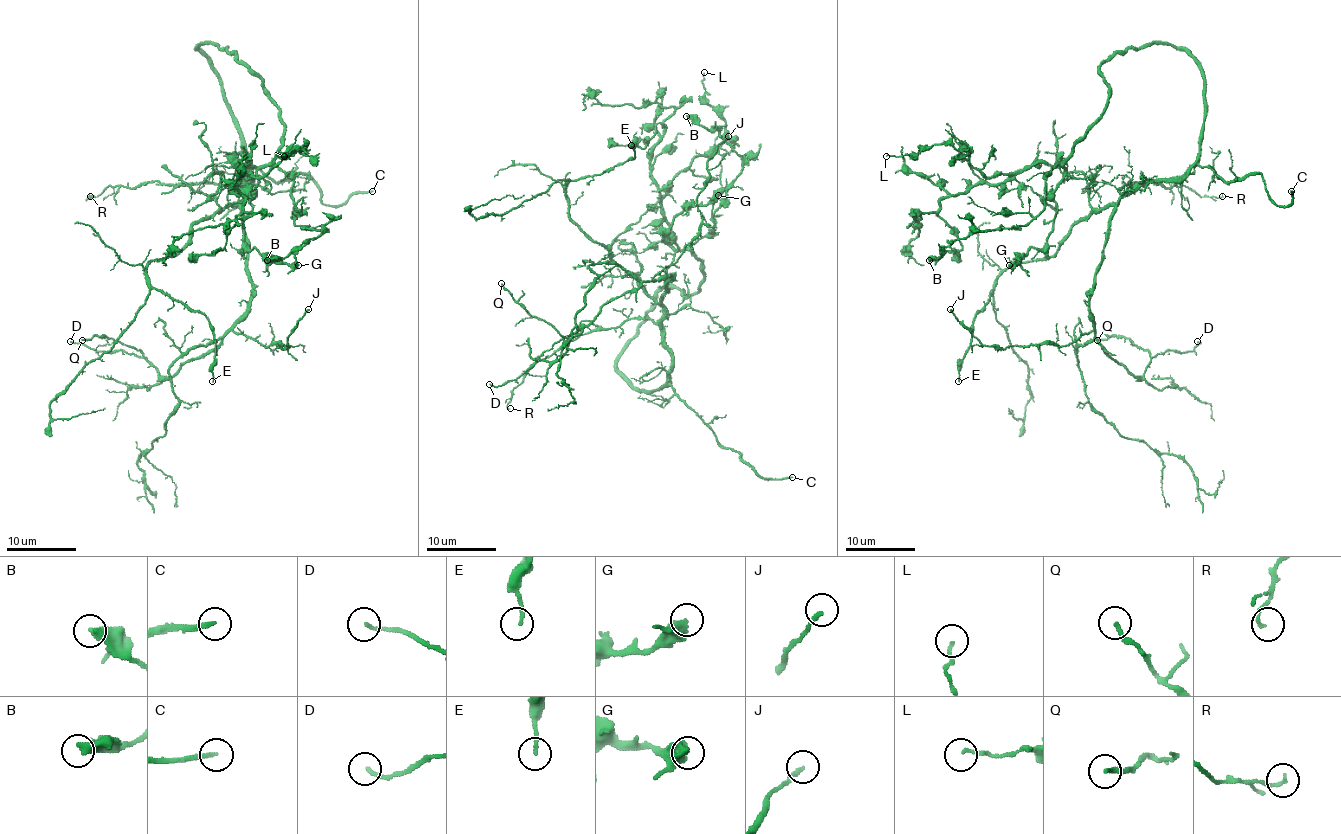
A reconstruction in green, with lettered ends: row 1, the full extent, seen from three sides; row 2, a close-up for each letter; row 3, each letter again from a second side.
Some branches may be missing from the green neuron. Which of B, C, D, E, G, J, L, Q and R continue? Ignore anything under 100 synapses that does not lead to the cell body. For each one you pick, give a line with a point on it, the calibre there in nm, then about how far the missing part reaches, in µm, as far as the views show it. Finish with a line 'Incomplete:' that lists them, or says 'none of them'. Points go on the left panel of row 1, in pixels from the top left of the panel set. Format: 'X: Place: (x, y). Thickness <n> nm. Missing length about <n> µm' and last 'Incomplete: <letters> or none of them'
C: Place: (372, 191). Thickness 180 nm. Missing length about 30 µm
Incomplete: C

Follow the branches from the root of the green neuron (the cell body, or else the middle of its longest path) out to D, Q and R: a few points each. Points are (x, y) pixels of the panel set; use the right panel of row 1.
D: (1204, 109), (1199, 158), (1116, 205), (1090, 298), (1093, 336), (1133, 376), (1197, 341)
Q: (1204, 109), (1199, 158), (1116, 205), (1093, 283), (1093, 336), (1144, 374), (1147, 350), (1097, 340)
R: (1204, 109), (1199, 158), (1177, 179), (1132, 184), (1152, 180), (1164, 187), (1187, 186), (1201, 196), (1222, 196)

